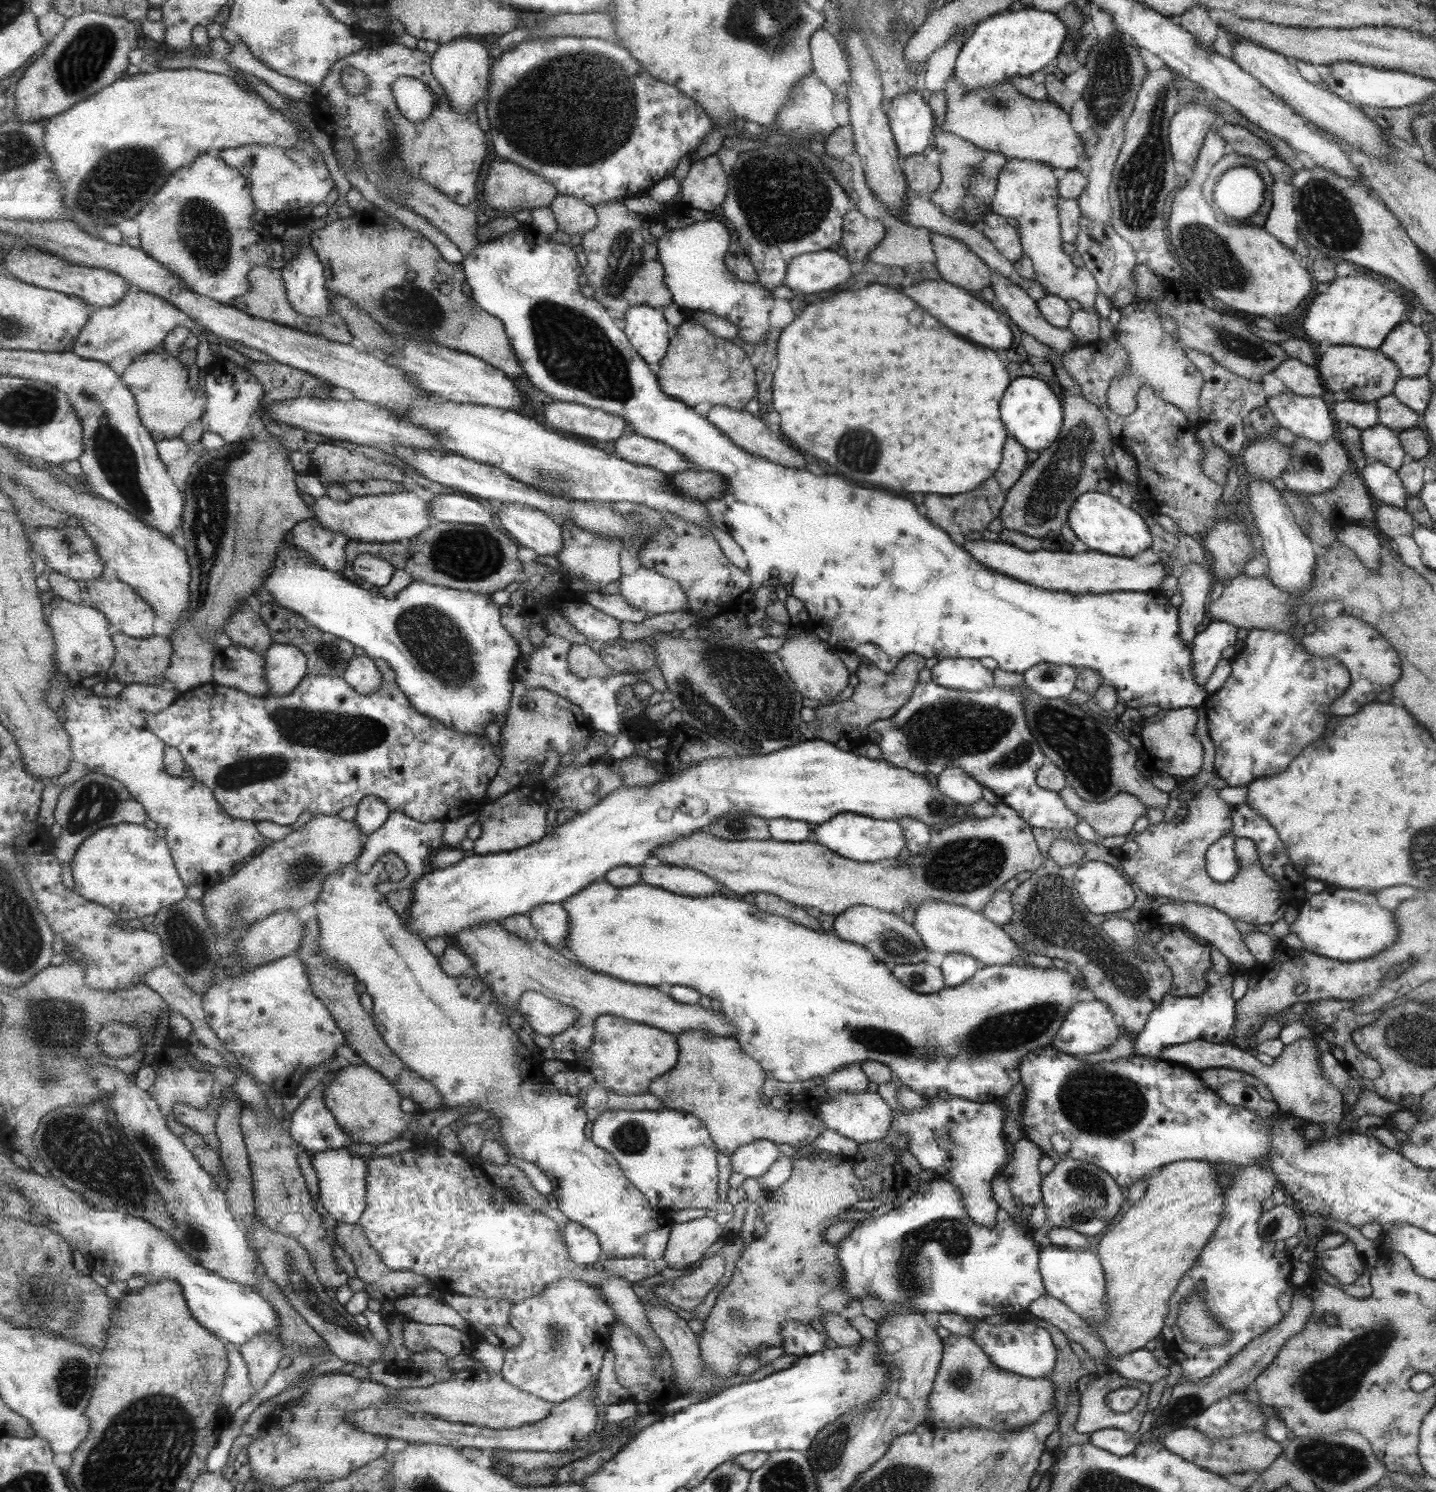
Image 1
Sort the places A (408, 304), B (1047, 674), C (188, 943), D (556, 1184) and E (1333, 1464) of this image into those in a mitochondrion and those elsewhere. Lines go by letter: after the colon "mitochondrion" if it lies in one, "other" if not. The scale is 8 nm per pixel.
A: mitochondrion
B: mitochondrion
C: mitochondrion
D: other
E: mitochondrion

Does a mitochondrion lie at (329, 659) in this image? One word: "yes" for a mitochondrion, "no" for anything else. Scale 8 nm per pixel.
yes

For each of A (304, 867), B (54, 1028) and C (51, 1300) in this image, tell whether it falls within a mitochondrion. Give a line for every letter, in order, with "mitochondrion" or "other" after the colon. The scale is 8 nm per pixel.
A: mitochondrion
B: mitochondrion
C: mitochondrion

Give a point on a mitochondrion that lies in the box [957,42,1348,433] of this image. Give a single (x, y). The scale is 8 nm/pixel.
(1142, 180)

